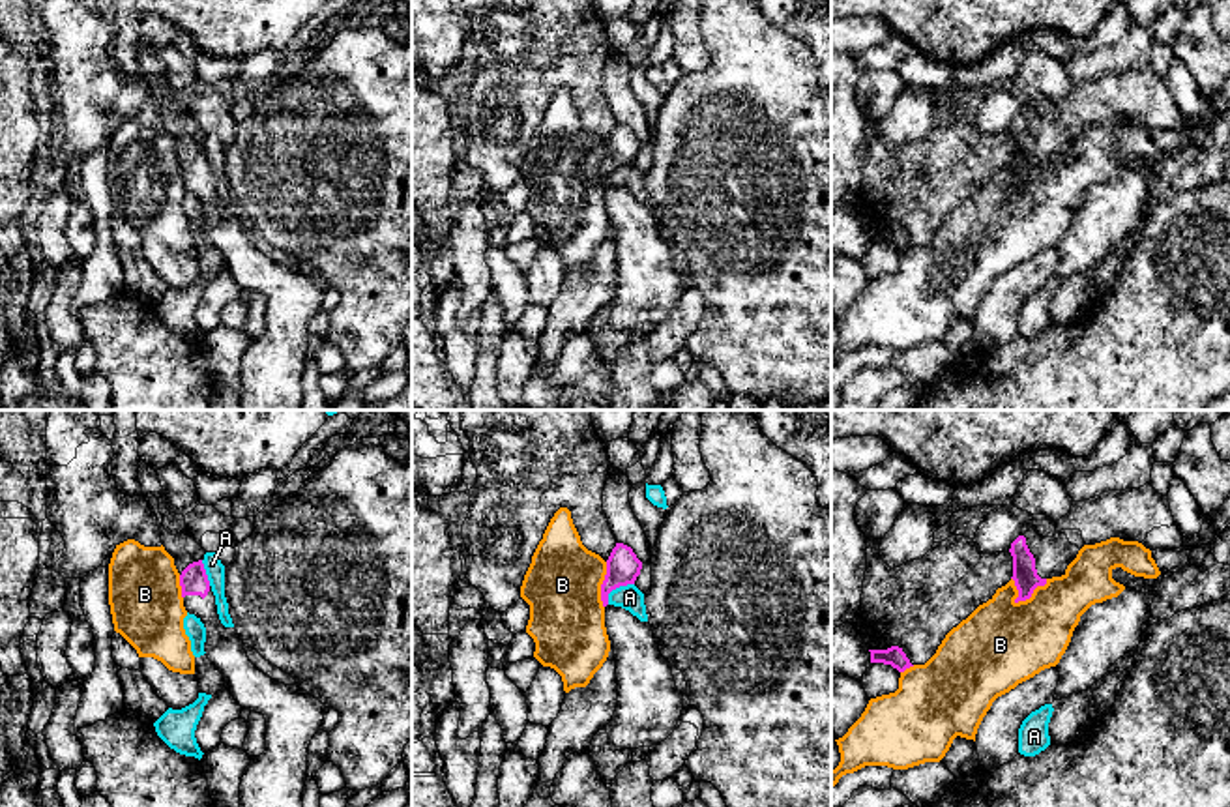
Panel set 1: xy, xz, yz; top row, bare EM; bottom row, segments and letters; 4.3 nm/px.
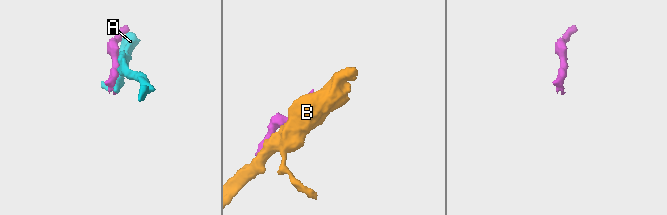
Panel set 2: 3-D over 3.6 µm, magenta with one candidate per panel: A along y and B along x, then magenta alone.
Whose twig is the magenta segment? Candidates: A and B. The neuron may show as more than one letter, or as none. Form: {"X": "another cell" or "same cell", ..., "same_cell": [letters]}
{"A": "another cell", "B": "another cell", "same_cell": []}

